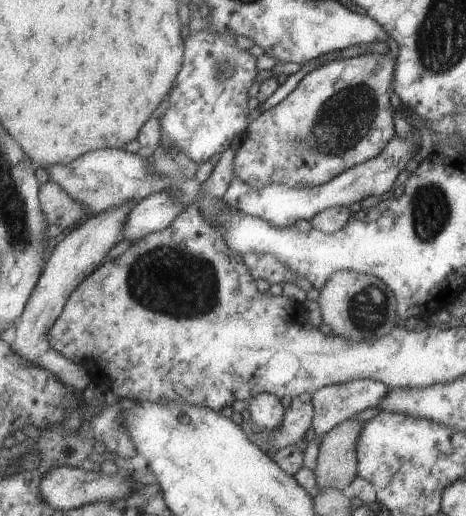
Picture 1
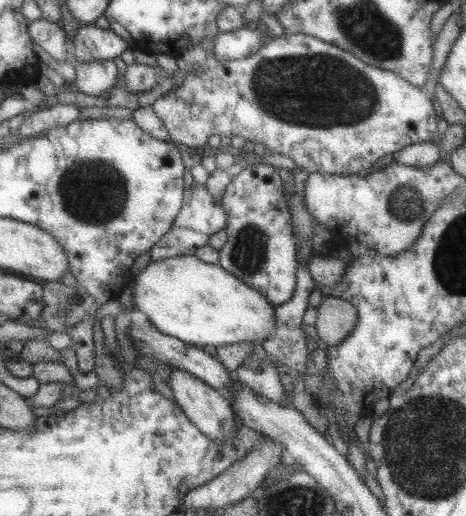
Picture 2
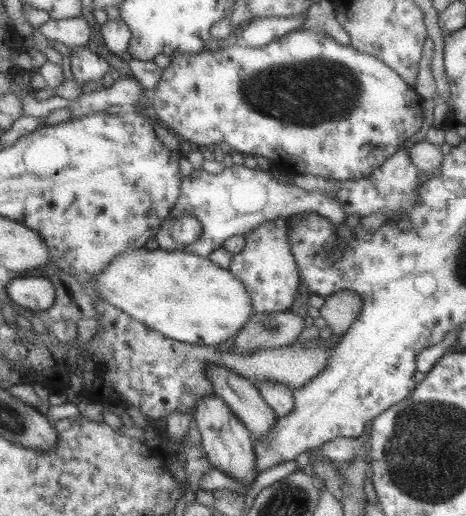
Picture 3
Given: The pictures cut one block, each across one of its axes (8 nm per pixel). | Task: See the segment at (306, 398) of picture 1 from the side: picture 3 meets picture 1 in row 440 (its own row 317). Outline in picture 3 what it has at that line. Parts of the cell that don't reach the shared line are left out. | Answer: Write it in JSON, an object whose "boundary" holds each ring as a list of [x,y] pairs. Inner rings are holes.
{"boundary":[[[292,312],[255,313],[236,334],[235,352],[250,354],[266,348],[293,344],[304,328],[304,317]]]}

